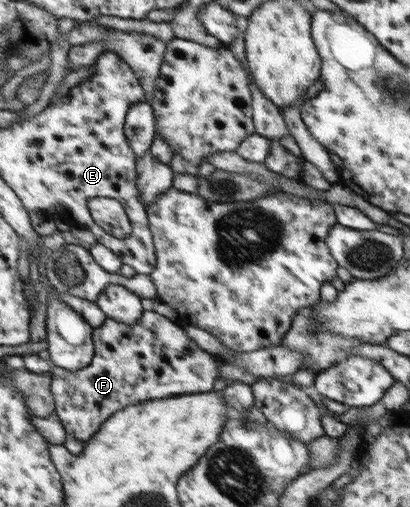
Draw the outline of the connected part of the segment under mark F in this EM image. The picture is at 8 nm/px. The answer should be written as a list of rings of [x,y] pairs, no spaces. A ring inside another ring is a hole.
[[[146,310],[137,324],[126,324],[107,318],[106,322],[94,329],[95,356],[90,366],[80,370],[55,367],[53,374],[53,395],[60,417],[69,437],[89,441],[105,422],[119,410],[158,398],[172,398],[180,394],[207,393],[218,380],[218,368],[226,364],[214,354],[205,352],[186,336],[182,327],[162,314]]]

